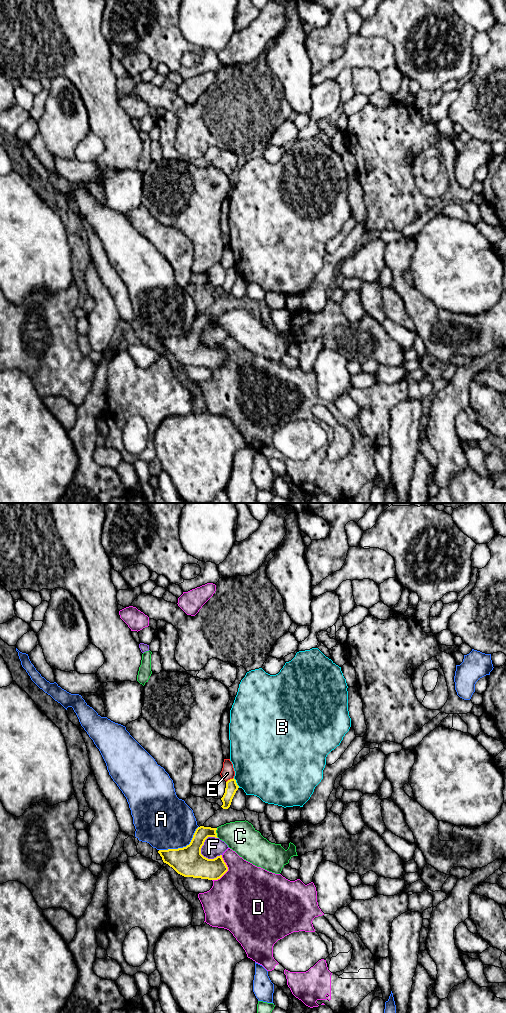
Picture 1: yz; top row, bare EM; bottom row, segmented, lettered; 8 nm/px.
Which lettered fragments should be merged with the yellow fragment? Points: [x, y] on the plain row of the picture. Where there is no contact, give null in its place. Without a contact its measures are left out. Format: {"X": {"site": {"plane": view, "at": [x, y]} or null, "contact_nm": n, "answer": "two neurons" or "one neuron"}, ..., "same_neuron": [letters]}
{"A": {"site": {"plane": "yz", "at": [183, 335]}, "contact_nm": 380, "answer": "two neurons"}, "B": {"site": {"plane": "yz", "at": [236, 271]}, "contact_nm": 90, "answer": "two neurons"}, "C": {"site": {"plane": "yz", "at": [216, 321]}, "contact_nm": 80, "answer": "two neurons"}, "D": {"site": {"plane": "yz", "at": [227, 358]}, "contact_nm": 220, "answer": "two neurons"}, "E": {"site": {"plane": "yz", "at": [230, 267]}, "contact_nm": 80, "answer": "two neurons"}, "F": {"site": {"plane": "yz", "at": [203, 331]}, "contact_nm": 200, "answer": "two neurons"}, "same_neuron": []}

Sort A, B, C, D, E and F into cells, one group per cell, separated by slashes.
A / B / C / D / E / F

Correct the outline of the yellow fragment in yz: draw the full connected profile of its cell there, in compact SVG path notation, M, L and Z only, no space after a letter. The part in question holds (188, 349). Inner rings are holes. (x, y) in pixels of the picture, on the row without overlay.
M200 314L196 317L189 333L178 337L159 338L164 351L184 365L218 368L228 355L222 343L208 347L201 342L201 336L208 325L217 325L217 316Z

